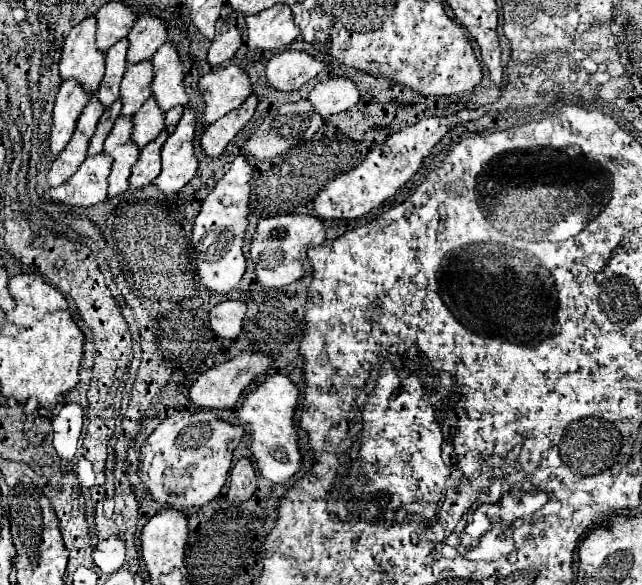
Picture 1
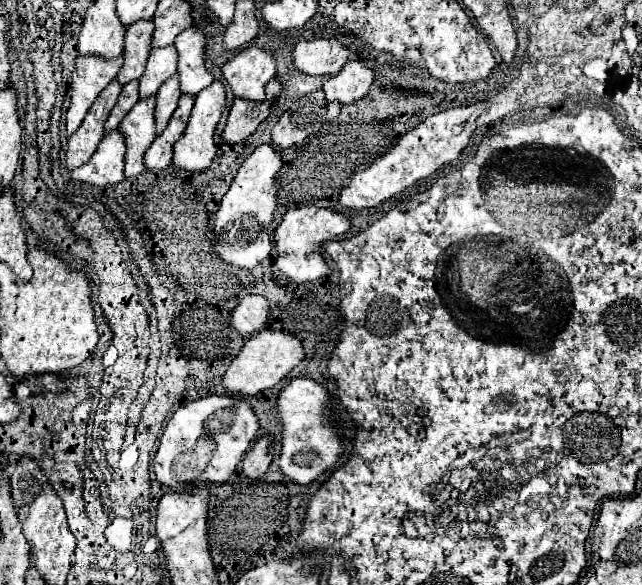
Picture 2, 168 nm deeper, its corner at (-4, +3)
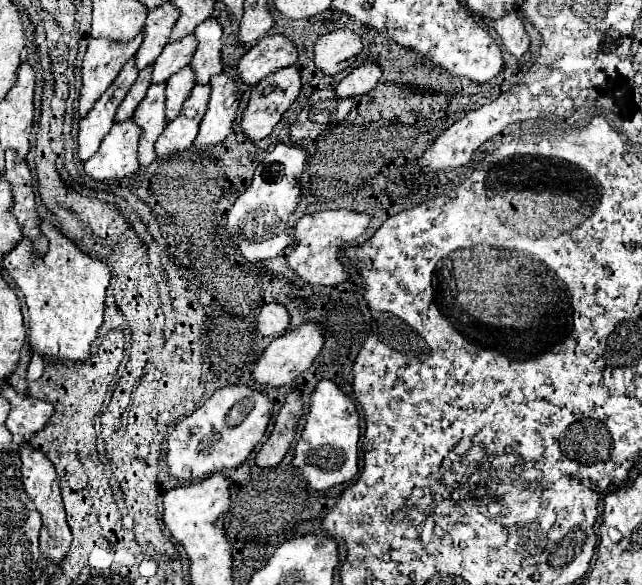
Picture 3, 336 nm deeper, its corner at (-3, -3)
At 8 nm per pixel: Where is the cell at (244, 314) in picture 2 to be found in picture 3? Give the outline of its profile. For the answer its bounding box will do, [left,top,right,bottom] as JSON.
[255,304,289,336]

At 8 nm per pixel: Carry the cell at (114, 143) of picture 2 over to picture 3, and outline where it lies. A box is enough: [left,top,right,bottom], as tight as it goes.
[85,120,141,182]

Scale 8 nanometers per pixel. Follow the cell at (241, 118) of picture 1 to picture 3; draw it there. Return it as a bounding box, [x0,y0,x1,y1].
[241,66,301,142]

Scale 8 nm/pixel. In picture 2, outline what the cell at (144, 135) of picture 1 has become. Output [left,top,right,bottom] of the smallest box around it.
[156,74,180,134]

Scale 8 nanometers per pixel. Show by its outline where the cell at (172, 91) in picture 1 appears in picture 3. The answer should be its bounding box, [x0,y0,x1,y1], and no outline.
[191,18,221,84]

